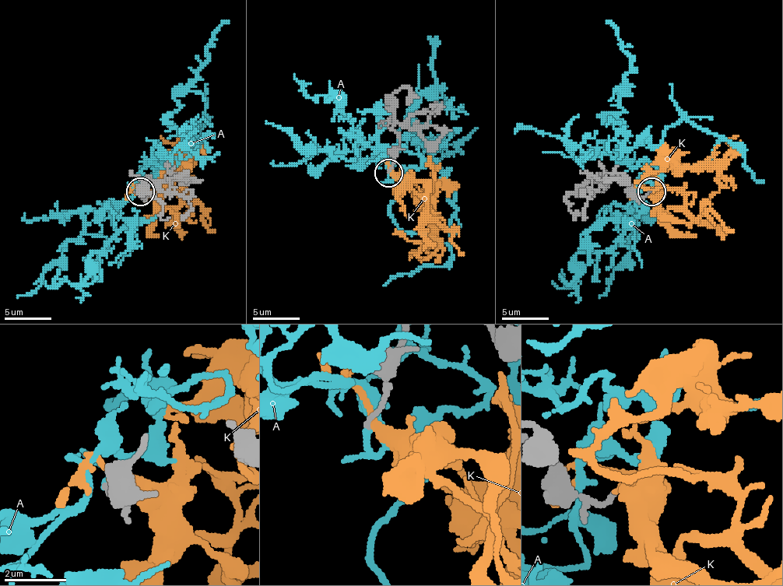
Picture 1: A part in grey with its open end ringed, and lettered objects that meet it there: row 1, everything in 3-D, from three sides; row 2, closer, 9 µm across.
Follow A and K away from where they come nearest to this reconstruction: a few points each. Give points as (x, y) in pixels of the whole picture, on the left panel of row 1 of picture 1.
A: (139, 191), (142, 166), (205, 119), (198, 145), (167, 117), (228, 20)
K: (139, 189), (156, 191), (163, 173), (160, 168), (184, 166), (191, 159), (184, 149), (165, 142), (160, 135)

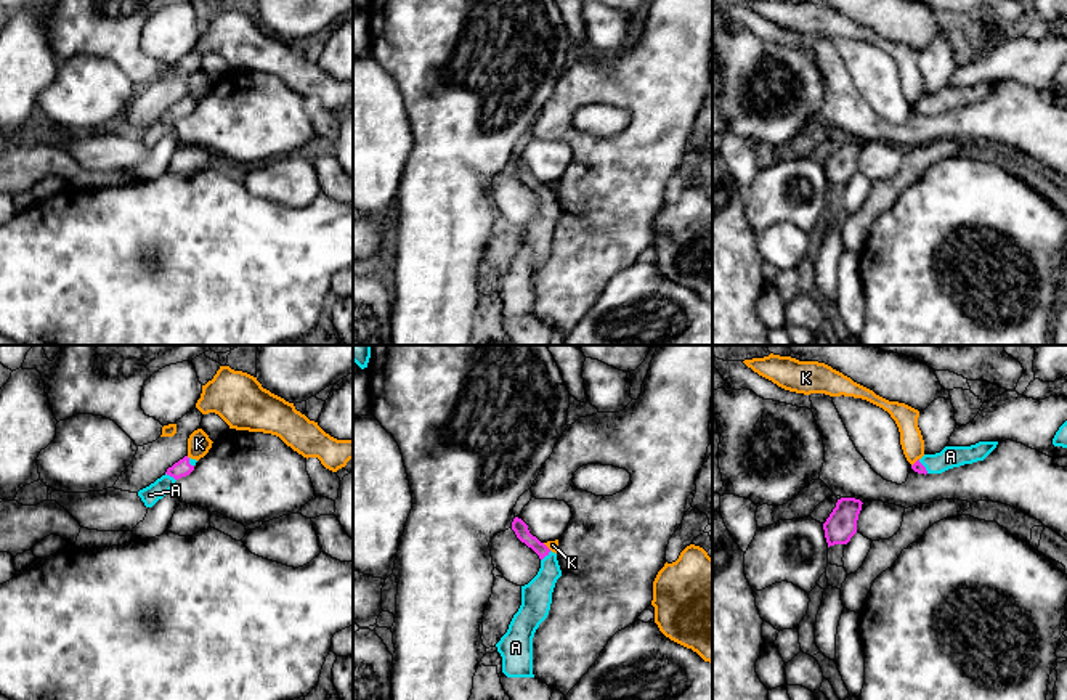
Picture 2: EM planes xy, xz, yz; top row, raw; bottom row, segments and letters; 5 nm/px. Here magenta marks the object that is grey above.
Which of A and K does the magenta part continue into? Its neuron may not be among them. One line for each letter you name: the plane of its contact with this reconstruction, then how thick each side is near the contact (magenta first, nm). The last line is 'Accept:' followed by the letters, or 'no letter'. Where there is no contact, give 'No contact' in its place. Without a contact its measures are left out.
A: Touches magenta in xz. Thickness 70 nm (magenta) against 160 nm
Accept: A

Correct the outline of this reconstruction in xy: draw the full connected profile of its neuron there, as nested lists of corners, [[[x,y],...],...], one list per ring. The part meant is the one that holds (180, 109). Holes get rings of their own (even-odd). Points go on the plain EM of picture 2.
[[[185,96],[172,108],[168,108],[160,119],[140,130],[138,136],[141,138],[144,146],[152,148],[159,140],[162,140],[170,130],[173,130],[173,125],[178,119],[186,117],[194,111],[196,103],[196,100]]]

